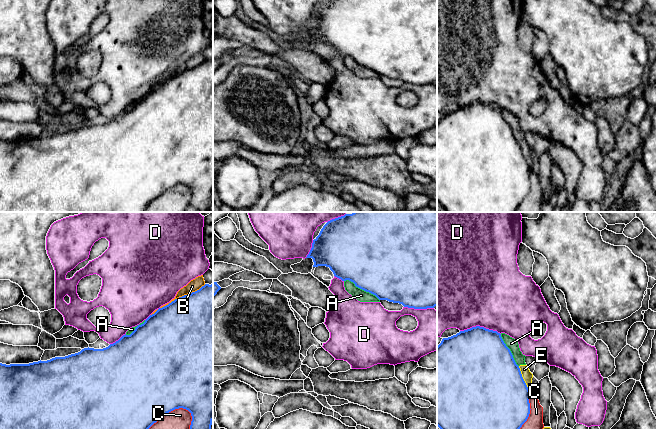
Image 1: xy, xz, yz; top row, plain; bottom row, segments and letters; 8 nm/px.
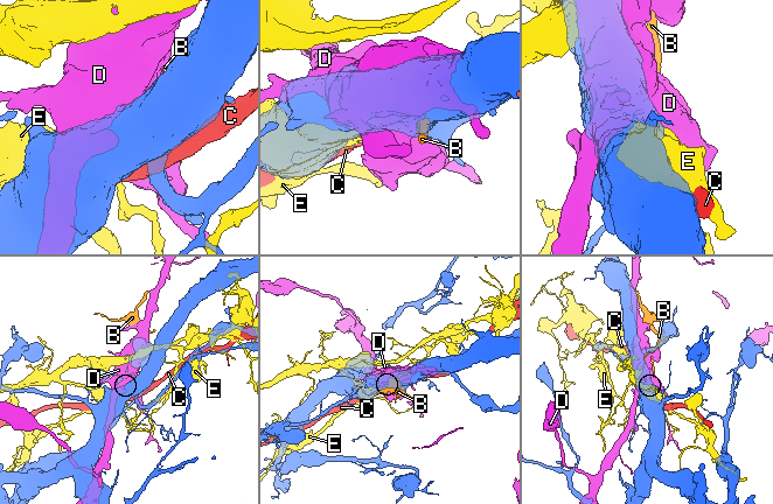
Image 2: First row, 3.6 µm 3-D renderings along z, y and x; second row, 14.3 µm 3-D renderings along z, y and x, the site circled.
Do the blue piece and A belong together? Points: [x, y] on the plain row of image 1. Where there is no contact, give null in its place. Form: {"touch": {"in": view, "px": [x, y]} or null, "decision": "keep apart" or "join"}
{"touch": {"in": "xz", "px": [362, 65]}, "decision": "keep apart"}

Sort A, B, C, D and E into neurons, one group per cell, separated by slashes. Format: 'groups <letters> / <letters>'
groups A B E / C / D

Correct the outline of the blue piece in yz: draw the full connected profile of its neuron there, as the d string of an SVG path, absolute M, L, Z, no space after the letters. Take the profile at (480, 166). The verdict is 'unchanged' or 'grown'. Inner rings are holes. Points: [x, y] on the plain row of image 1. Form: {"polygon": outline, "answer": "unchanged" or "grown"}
{"polygon": "M476 102L443 114L437 122L437 202L447 212L515 212L530 190L530 167L497 107Z", "answer": "unchanged"}

